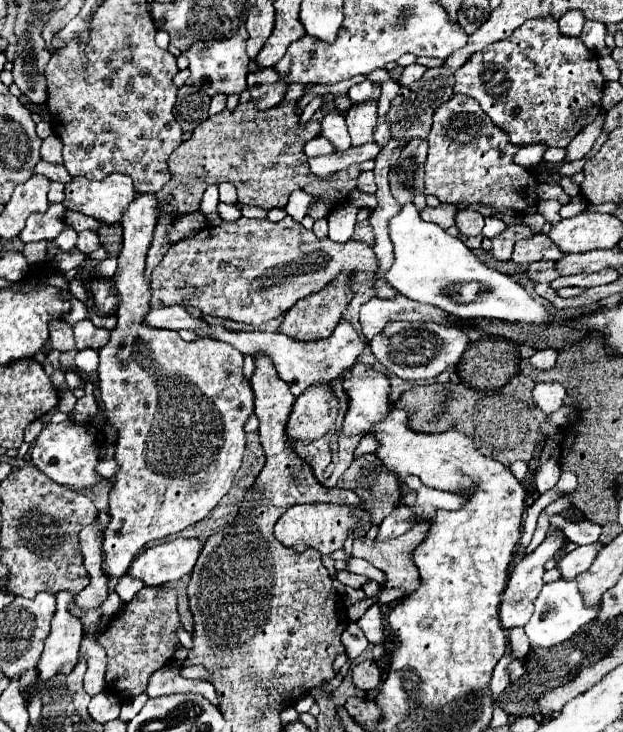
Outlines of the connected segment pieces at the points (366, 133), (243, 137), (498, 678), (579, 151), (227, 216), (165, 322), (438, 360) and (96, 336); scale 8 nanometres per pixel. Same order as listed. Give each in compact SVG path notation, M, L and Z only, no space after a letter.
M378 99L364 101L362 105L350 105L350 109L346 111L346 125L352 137L352 147L374 141L372 135L376 125L376 109L378 109Z
M246 101L246 103L238 103L236 109L228 111L224 109L218 115L208 117L206 121L202 121L202 125L198 125L192 133L192 137L188 141L184 141L172 155L168 161L168 171L170 171L170 181L156 193L158 199L158 209L156 215L168 215L168 217L182 217L188 213L194 213L200 209L200 201L202 195L206 191L208 185L218 185L218 183L232 183L238 189L238 201L244 205L256 205L262 207L266 211L274 209L274 207L286 207L288 197L292 191L300 189L310 193L316 203L308 209L306 215L310 215L314 221L316 219L326 219L334 209L342 207L344 203L350 201L350 193L356 189L356 179L362 173L360 165L350 165L344 171L332 173L324 179L316 177L310 167L308 167L308 157L304 153L304 145L318 137L318 129L320 123L318 117L322 117L322 113L316 111L316 115L312 115L312 119L308 123L300 123L300 111L296 107L296 101L282 101L274 107L270 107L268 111L260 111L254 101Z
M504 655L496 669L494 669L494 675L492 675L492 681L490 681L490 691L492 691L492 701L494 705L498 705L498 697L502 695L502 691L508 687L508 663L512 661L512 655Z
M604 115L596 117L596 121L594 121L592 125L588 125L584 131L580 131L580 133L570 141L570 145L566 147L566 157L564 157L564 161L584 159L584 157L590 153L596 137L602 133L602 123L604 123Z
M220 203L218 205L218 213L220 213L220 217L224 219L224 221L238 221L240 217L242 217L242 213L240 213L240 209L236 207L236 205L226 205L226 203Z
M170 305L162 309L152 309L146 315L146 325L160 327L160 329L172 329L172 331L180 331L180 329L192 331L192 329L198 329L198 325L202 325L202 319L190 315L184 307Z
M394 321L384 327L380 335L376 335L370 343L374 357L396 377L408 381L426 381L438 377L442 371L456 367L462 353L466 351L470 339L458 327L448 327L432 321L422 323L404 323Z
M90 319L78 321L72 329L74 329L74 341L76 341L76 349L78 351L82 351L86 347L92 347L92 349L98 351L110 339L110 331L94 327Z

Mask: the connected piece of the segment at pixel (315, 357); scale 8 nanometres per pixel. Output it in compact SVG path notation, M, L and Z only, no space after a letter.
M340 321L338 327L334 329L334 333L320 341L296 341L284 333L258 333L258 331L234 333L234 331L228 331L218 325L210 325L210 331L214 333L216 339L230 343L244 355L266 353L272 359L272 363L276 365L278 375L290 385L294 397L302 395L308 387L324 385L324 383L330 383L332 379L336 379L342 371L350 369L350 365L356 363L358 355L366 347L366 343L358 337L358 333L354 331L354 327L348 321Z

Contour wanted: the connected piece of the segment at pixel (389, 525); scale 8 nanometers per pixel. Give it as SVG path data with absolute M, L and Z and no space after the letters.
M398 505L398 507L394 507L394 511L380 523L380 531L378 531L378 537L376 537L376 539L380 539L380 541L384 541L384 539L394 539L394 537L406 533L414 523L416 523L416 521L414 521L414 513L412 513L408 507Z

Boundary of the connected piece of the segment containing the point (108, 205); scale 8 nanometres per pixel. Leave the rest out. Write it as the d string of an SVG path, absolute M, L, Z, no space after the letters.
M112 173L104 181L88 181L74 177L64 189L64 207L84 213L102 223L116 223L122 219L124 207L136 199L132 179L128 175Z

